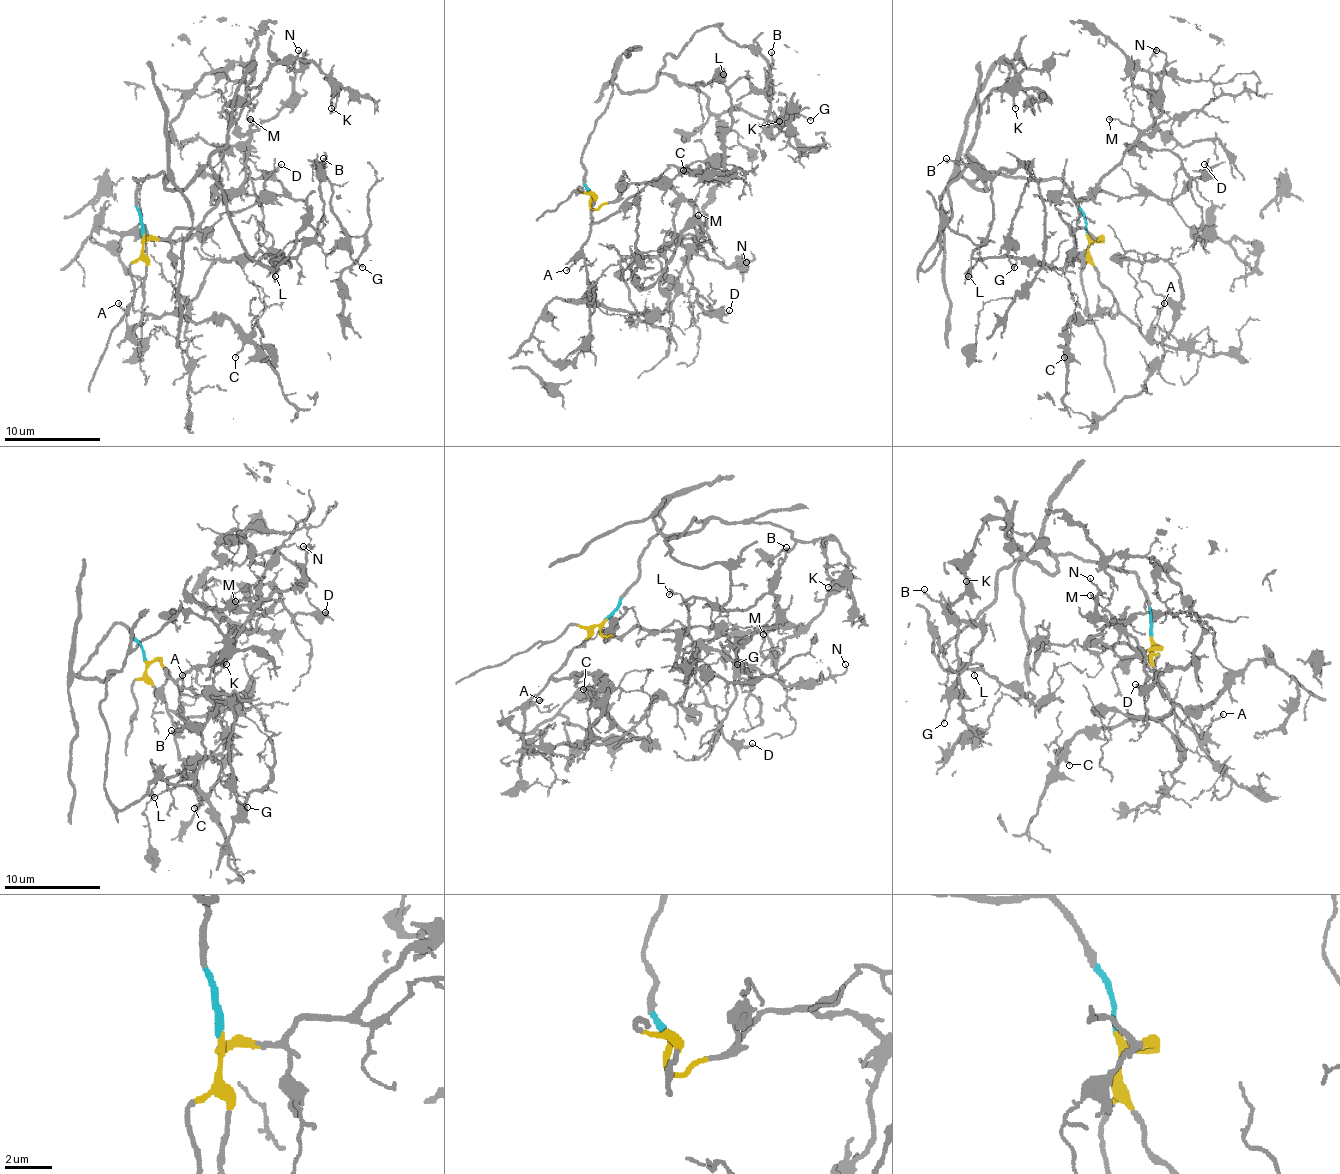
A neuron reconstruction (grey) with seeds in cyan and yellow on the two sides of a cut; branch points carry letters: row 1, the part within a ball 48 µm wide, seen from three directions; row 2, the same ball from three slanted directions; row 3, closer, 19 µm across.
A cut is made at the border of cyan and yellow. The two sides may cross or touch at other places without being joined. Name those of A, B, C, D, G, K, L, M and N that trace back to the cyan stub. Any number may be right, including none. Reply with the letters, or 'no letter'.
B, G, K, L

